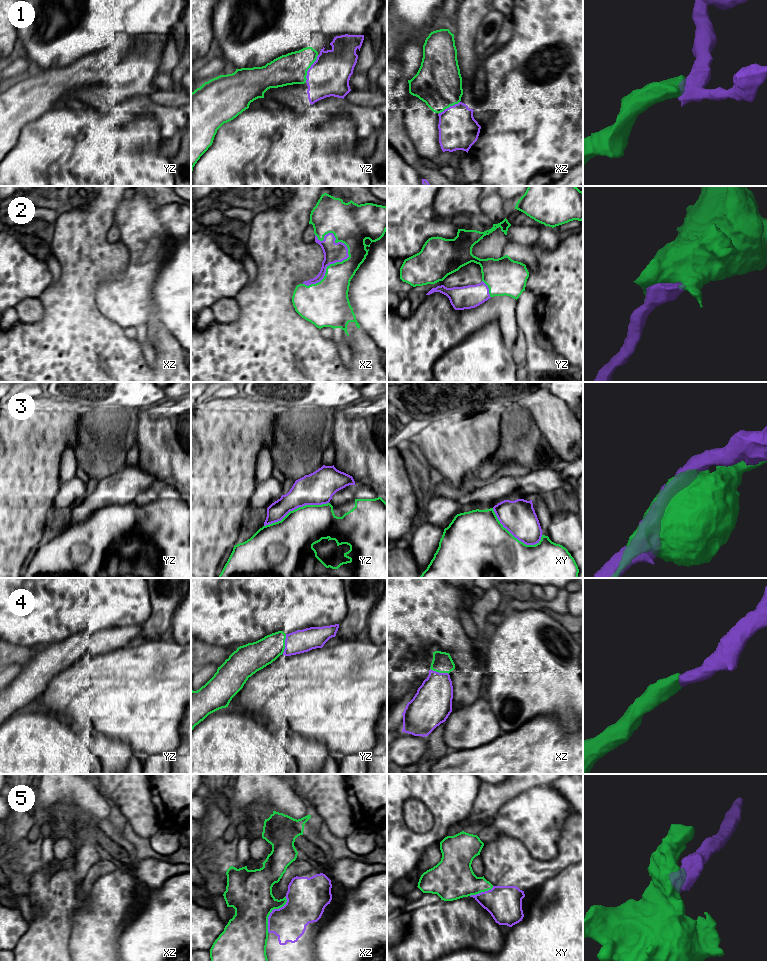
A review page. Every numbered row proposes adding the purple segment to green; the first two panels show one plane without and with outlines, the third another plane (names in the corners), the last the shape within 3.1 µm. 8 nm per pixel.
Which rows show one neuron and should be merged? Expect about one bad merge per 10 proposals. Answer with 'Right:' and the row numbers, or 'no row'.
Right: 1, 2, 4

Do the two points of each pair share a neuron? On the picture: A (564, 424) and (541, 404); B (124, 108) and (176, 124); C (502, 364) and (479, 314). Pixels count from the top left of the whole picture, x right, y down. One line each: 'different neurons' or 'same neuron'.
A: same neuron
B: same neuron
C: different neurons

